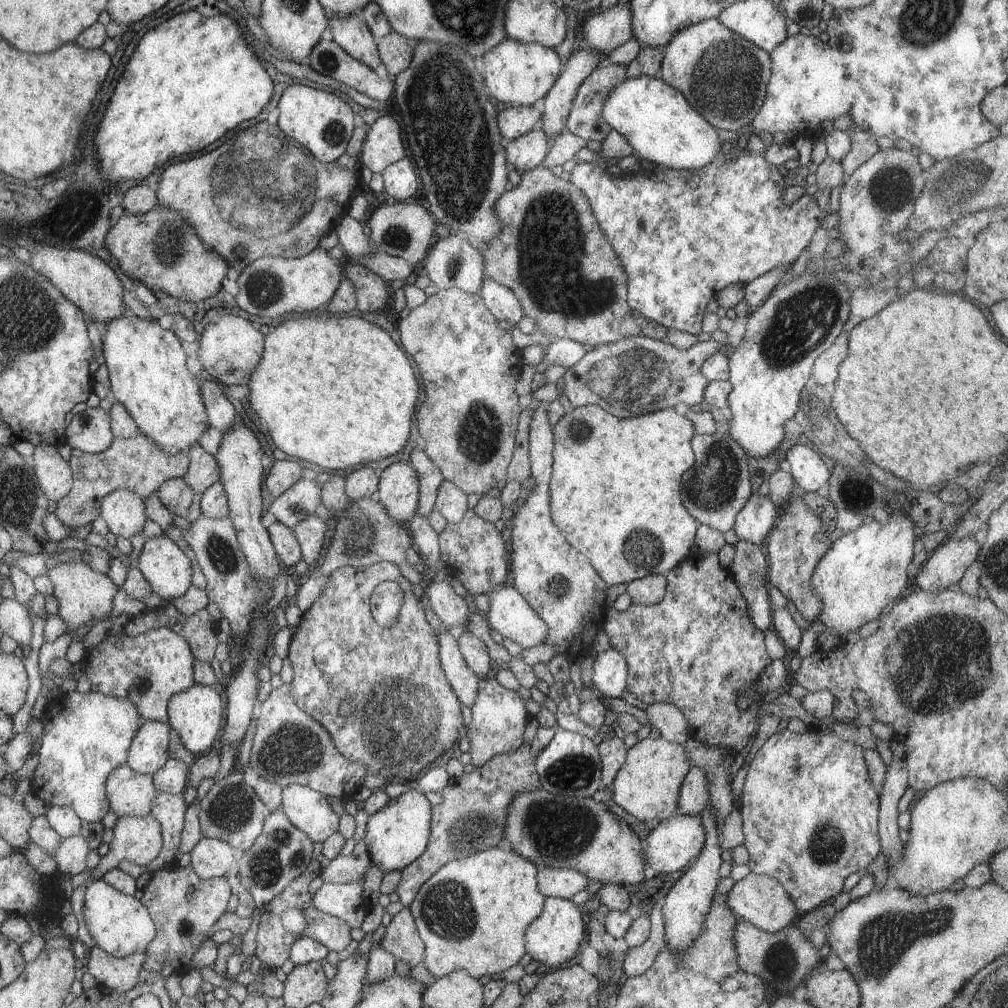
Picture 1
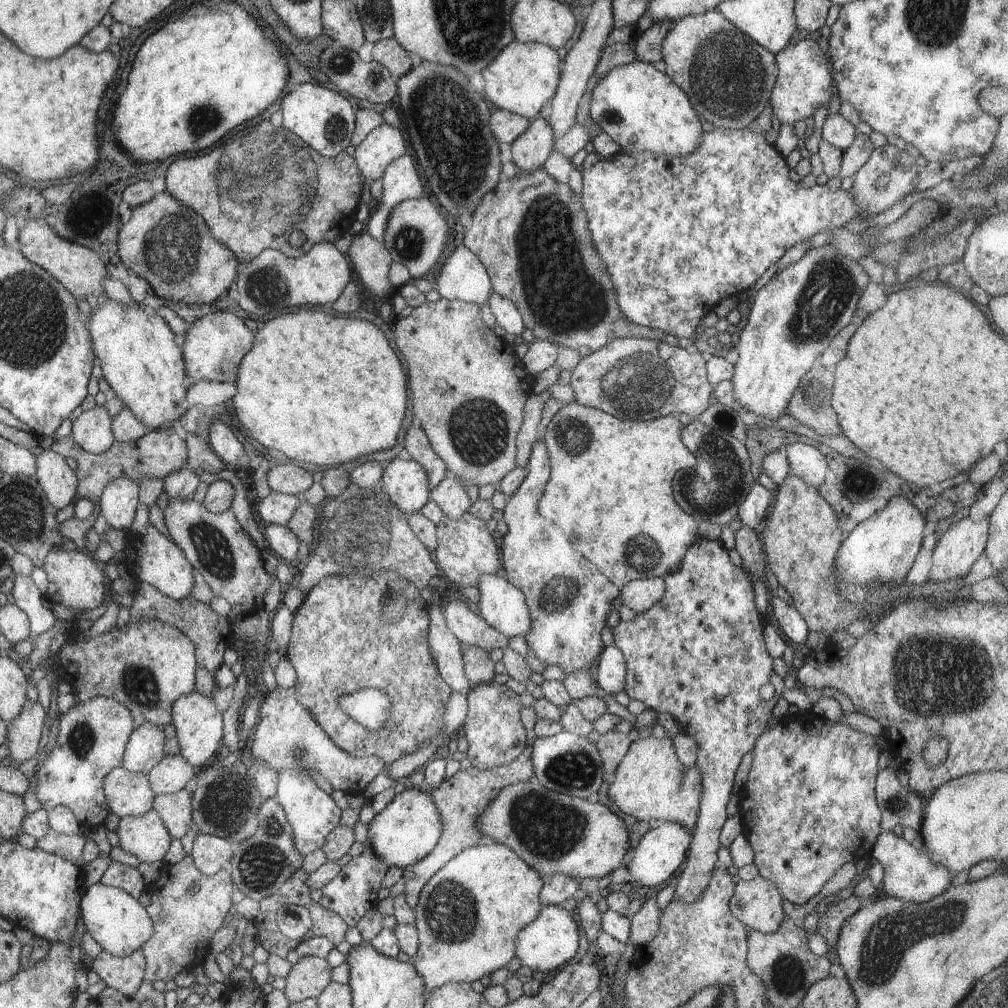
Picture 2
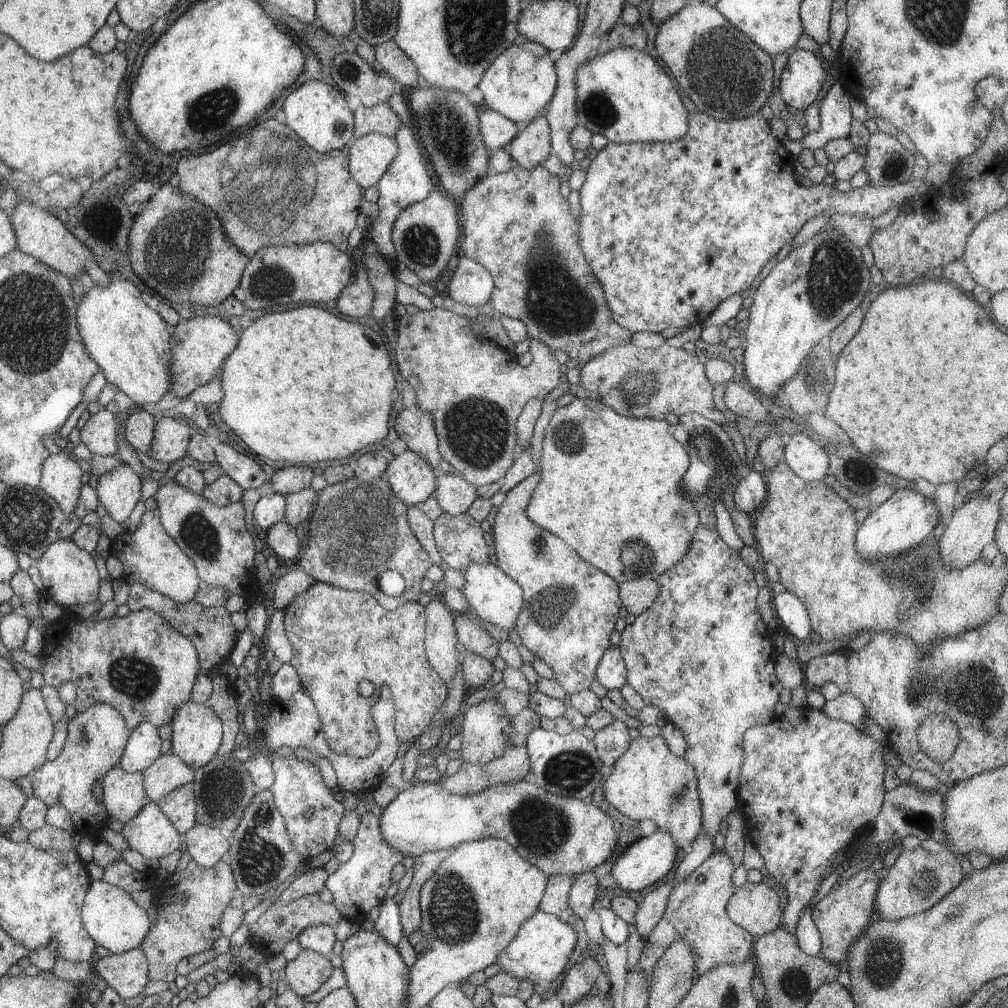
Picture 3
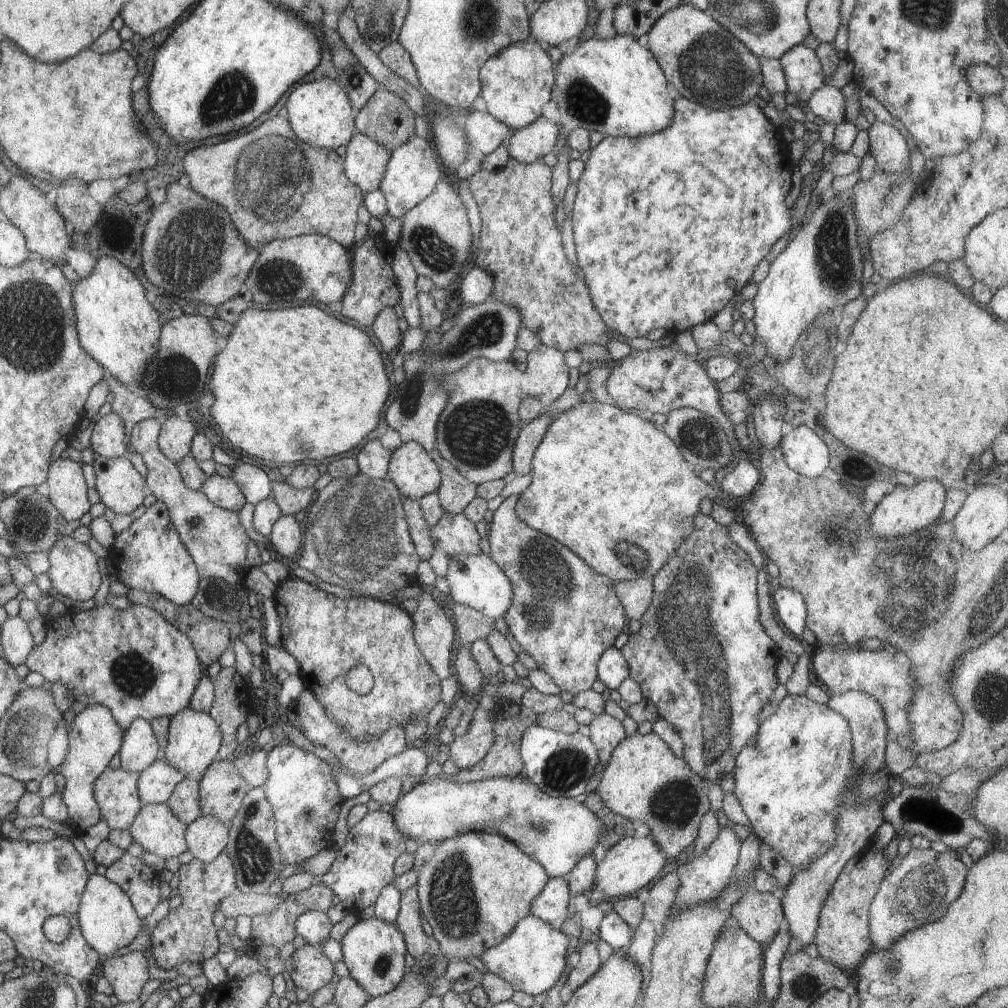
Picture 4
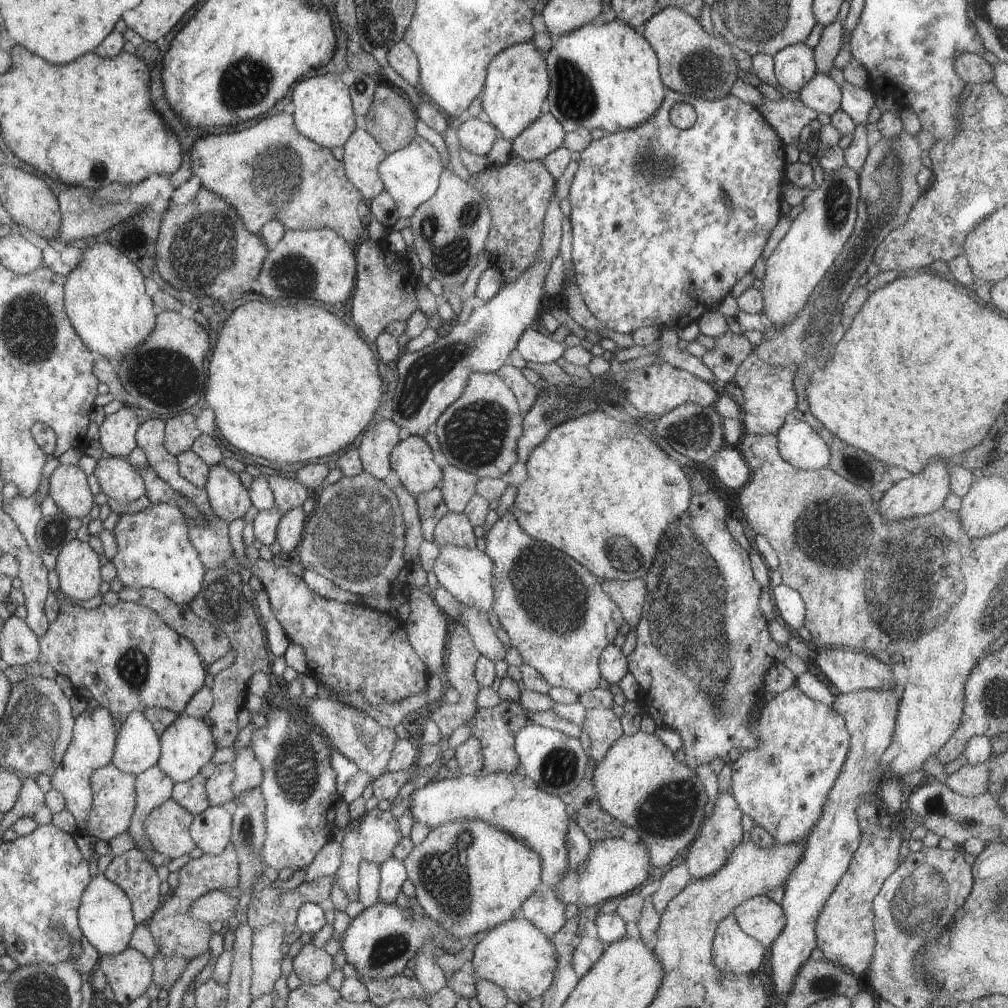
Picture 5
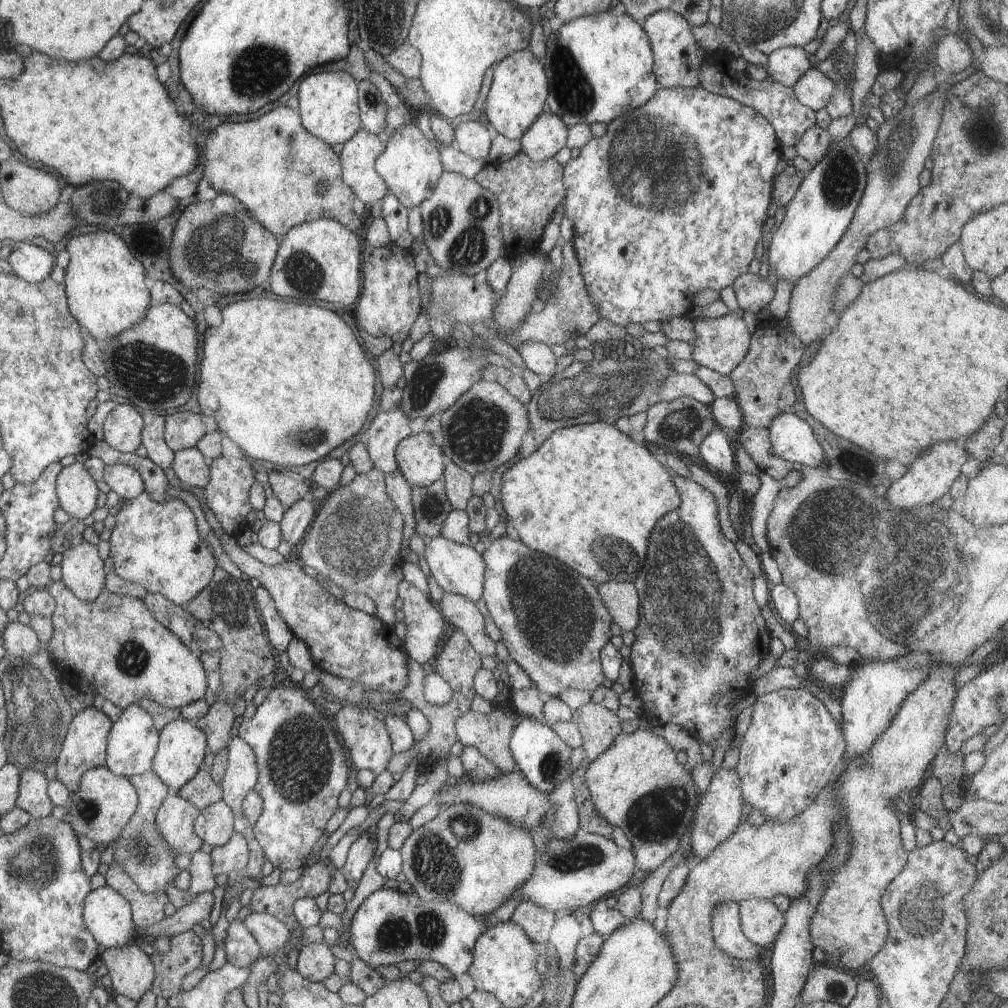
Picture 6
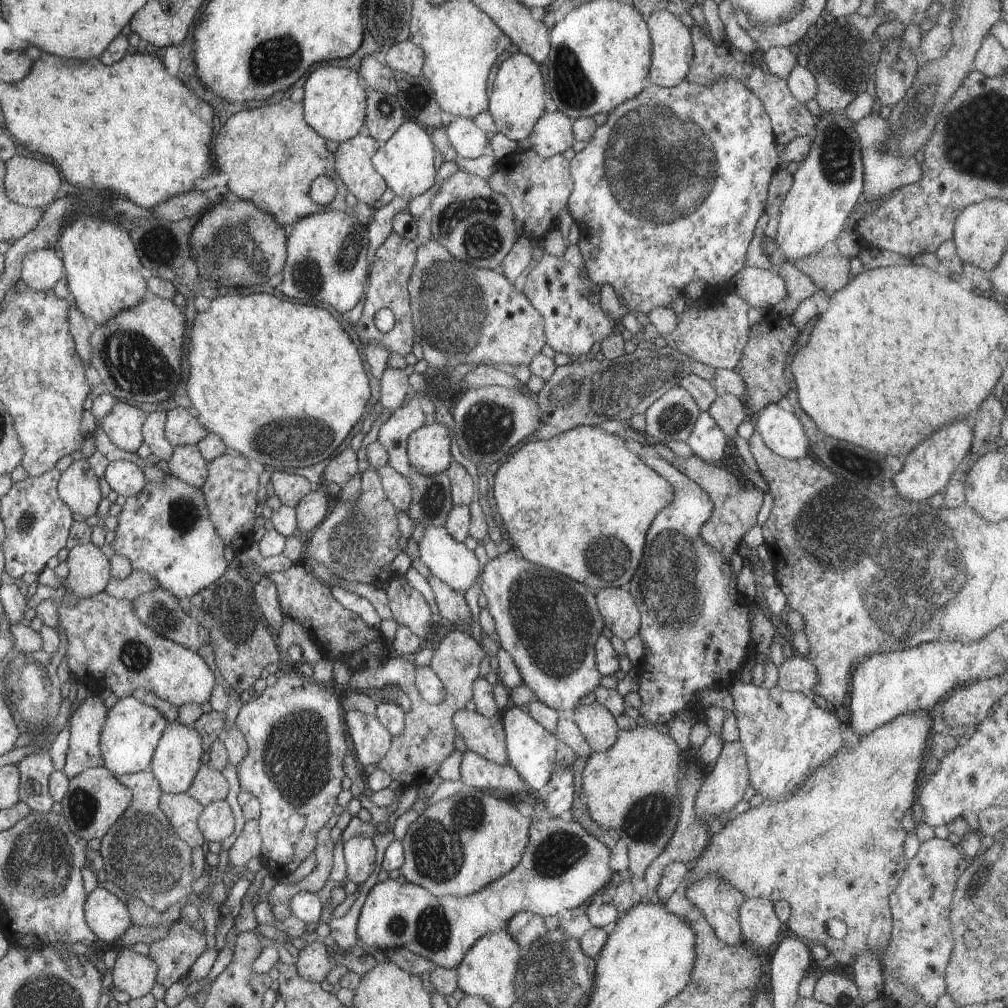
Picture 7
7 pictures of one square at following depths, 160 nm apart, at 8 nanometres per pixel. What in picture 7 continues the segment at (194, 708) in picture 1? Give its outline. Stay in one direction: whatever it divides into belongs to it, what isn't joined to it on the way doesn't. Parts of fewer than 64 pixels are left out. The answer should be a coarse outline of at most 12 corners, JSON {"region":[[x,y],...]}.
{"region":[[174,722],[150,771],[163,793],[186,794],[200,770],[202,737]]}

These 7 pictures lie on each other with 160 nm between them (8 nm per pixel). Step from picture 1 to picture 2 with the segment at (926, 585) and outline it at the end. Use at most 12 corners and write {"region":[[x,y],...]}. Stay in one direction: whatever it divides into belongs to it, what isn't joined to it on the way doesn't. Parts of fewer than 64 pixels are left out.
{"region":[[989,519],[951,524],[927,580],[964,578],[985,551]]}

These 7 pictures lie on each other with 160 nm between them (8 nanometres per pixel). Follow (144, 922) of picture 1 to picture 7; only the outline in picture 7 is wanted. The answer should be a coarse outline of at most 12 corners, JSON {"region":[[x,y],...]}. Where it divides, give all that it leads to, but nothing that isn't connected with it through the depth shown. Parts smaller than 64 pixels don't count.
{"region":[[96,887],[87,923],[103,948],[115,948],[131,928],[126,906]]}

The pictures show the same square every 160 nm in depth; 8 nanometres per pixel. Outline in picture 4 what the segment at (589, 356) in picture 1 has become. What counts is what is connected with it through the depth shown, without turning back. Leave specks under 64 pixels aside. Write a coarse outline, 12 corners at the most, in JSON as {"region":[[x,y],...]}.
{"region":[[654,347],[620,359],[606,380],[619,409],[690,407],[744,456],[721,394],[695,357]]}

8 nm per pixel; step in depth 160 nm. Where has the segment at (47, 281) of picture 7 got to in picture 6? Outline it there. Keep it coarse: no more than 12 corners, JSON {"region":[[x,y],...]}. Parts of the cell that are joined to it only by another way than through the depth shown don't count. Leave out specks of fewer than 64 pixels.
{"region":[[26,241],[7,257],[12,273],[29,283],[52,272],[52,254]]}

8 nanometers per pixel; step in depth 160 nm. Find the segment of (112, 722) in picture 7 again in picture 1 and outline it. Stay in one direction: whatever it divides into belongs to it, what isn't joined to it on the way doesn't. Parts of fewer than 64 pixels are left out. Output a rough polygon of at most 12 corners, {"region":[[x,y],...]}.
{"region":[[147,720],[127,765],[153,775],[170,758],[171,725]]}

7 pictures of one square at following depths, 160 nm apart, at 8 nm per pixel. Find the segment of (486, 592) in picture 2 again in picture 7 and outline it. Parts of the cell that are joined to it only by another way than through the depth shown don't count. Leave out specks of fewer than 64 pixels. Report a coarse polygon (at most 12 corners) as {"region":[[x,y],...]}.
{"region":[[425,527],[419,560],[452,590],[466,593],[478,557],[444,527]]}

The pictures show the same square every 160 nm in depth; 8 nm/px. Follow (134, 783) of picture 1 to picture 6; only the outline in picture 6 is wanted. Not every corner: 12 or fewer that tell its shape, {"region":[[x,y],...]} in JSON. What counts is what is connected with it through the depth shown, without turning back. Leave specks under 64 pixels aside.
{"region":[[107,766],[83,775],[67,821],[111,845],[138,806],[129,777]]}

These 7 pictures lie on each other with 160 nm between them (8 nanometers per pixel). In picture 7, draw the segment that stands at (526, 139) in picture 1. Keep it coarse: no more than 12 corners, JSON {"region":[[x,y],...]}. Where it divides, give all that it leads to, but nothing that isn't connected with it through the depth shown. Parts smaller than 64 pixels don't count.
{"region":[[560,111],[545,113],[528,139],[542,158],[575,143],[573,121]]}

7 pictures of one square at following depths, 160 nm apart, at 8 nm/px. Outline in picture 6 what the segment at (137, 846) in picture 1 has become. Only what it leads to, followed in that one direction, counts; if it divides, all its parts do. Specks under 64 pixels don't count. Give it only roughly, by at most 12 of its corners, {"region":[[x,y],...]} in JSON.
{"region":[[172,792],[155,816],[175,854],[195,854],[200,814]]}

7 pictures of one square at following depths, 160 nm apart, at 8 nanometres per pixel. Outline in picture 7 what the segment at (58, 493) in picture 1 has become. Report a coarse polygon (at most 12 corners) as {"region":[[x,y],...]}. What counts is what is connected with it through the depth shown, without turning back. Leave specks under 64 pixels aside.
{"region":[[86,458],[60,479],[60,496],[88,518],[100,504],[98,477]]}

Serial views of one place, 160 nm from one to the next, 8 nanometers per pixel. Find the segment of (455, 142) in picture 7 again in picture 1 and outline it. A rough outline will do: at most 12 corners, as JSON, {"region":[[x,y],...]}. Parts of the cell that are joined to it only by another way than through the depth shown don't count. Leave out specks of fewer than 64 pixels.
{"region":[[511,105],[498,112],[504,142],[538,127],[534,105]]}

